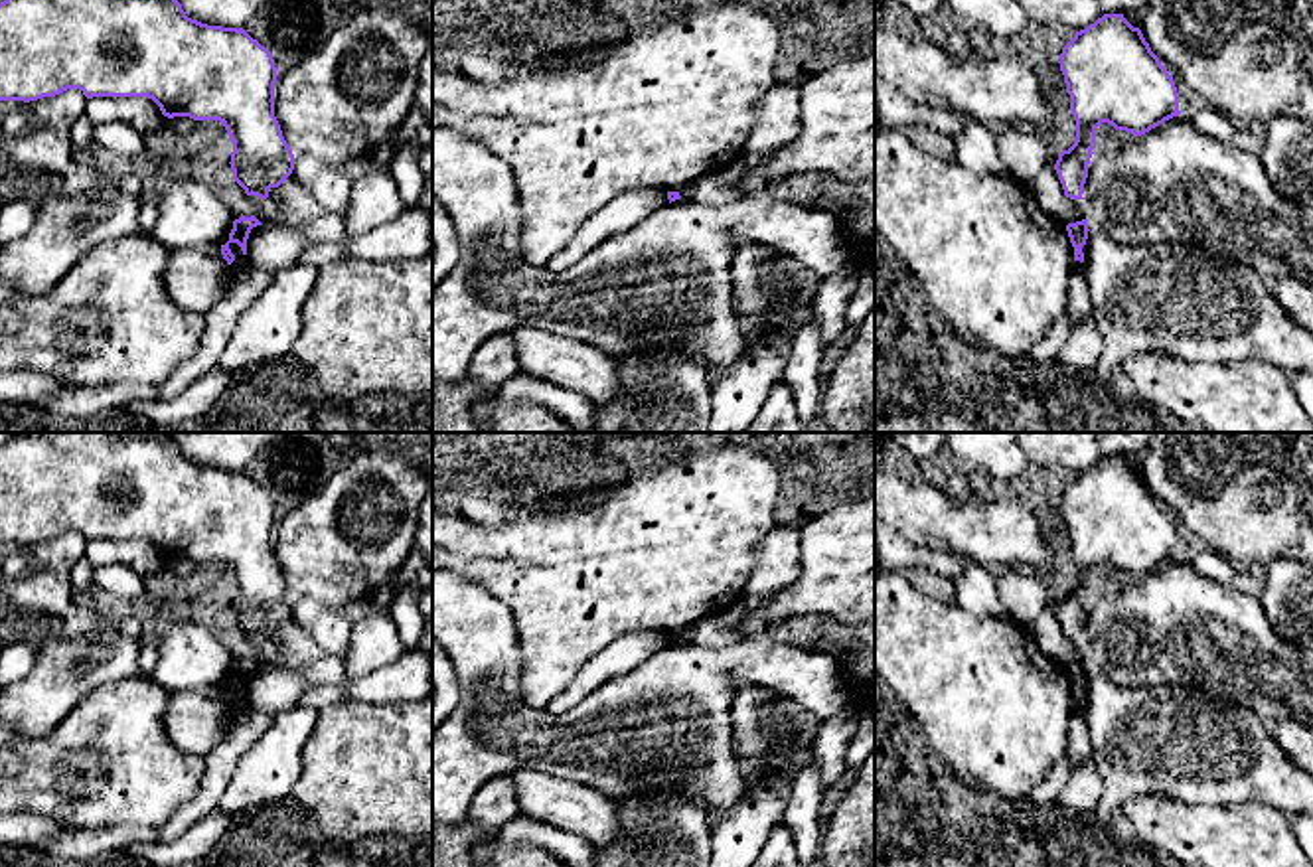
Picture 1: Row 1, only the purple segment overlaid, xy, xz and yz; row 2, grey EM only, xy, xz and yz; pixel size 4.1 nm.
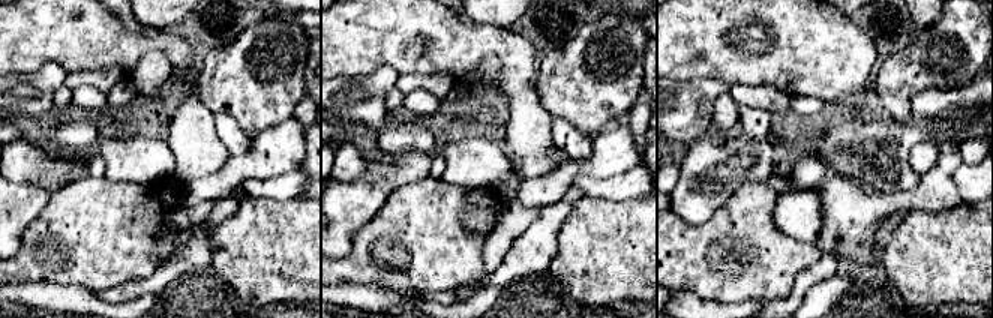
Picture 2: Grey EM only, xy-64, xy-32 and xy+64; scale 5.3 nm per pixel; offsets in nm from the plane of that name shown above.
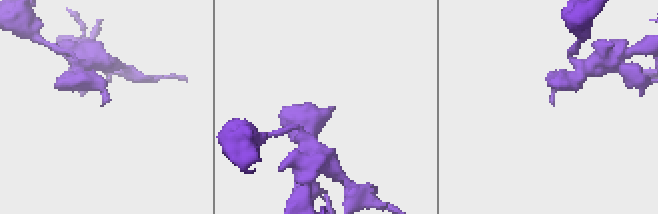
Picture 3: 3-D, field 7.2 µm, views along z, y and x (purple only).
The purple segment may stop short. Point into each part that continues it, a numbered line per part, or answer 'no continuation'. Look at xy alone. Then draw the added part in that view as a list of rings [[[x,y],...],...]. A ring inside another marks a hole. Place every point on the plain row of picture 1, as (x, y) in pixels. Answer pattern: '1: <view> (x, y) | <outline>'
no continuation

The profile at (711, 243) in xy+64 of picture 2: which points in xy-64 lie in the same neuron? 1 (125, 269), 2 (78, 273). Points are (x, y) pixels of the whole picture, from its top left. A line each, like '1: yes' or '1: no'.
1: yes
2: yes

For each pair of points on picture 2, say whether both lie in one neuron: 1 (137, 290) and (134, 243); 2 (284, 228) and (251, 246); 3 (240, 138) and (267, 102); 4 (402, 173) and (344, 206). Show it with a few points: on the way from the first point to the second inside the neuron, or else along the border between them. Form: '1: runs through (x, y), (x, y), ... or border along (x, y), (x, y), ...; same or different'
1: border along (158, 267), (144, 278), (137, 278), (104, 291); different
2: runs through (276, 236), (266, 246), (258, 246); same
3: border along (215, 113), (227, 113), (251, 140); different
4: runs through (387, 179), (359, 201); same

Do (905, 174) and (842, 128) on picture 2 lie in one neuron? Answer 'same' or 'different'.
same

